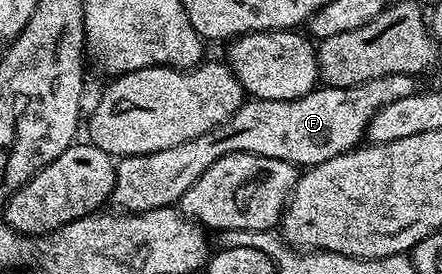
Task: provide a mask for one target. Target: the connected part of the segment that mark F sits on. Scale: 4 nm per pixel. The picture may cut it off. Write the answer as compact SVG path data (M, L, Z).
M393 74L392 76L380 76L368 80L364 84L356 84L348 88L336 88L335 86L322 86L315 88L302 98L292 100L257 100L243 101L242 107L228 120L208 132L204 136L196 136L196 140L184 140L184 144L176 144L176 148L164 148L164 152L148 152L137 154L131 158L121 159L116 166L116 180L112 202L119 211L131 214L142 214L146 210L155 210L161 206L174 206L181 203L184 192L216 164L229 154L255 154L256 156L268 156L276 160L291 162L299 168L309 168L316 164L324 164L324 160L332 160L341 154L347 154L355 149L366 138L366 129L370 126L372 116L380 112L388 104L396 100L404 100L404 96L412 96L416 93L415 75Z

